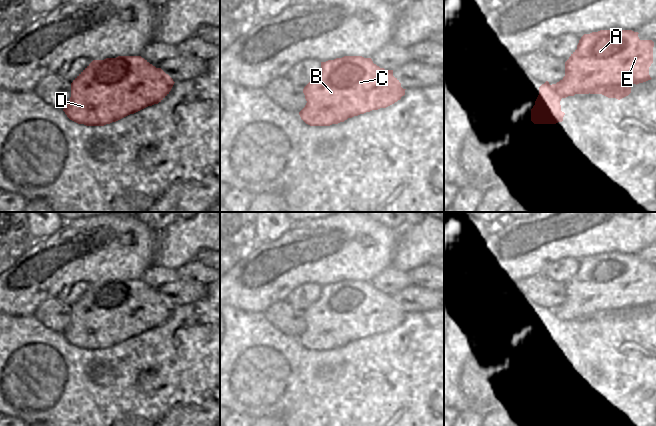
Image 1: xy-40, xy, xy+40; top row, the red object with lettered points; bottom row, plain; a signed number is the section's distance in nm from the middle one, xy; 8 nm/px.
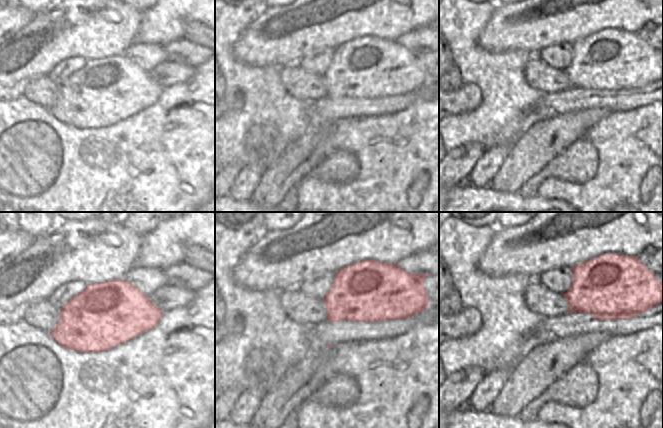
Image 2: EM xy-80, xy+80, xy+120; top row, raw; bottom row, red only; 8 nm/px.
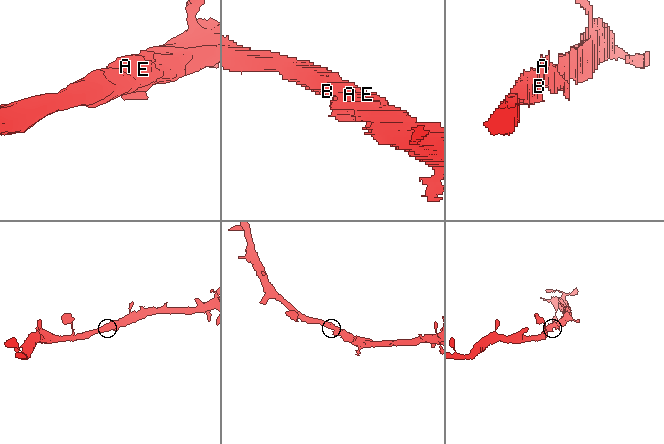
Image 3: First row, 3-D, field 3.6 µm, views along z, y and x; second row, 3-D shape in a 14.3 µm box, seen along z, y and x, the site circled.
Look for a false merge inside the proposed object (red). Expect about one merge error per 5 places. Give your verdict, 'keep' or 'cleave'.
keep

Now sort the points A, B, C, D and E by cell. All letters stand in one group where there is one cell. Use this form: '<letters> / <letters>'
A B C D E

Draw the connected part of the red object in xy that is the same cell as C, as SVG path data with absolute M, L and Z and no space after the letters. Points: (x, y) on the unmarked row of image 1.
M344 280L321 286L319 299L303 313L307 327L299 339L310 350L330 350L372 334L386 332L400 324L405 314L393 300L393 294L380 292L371 282Z

